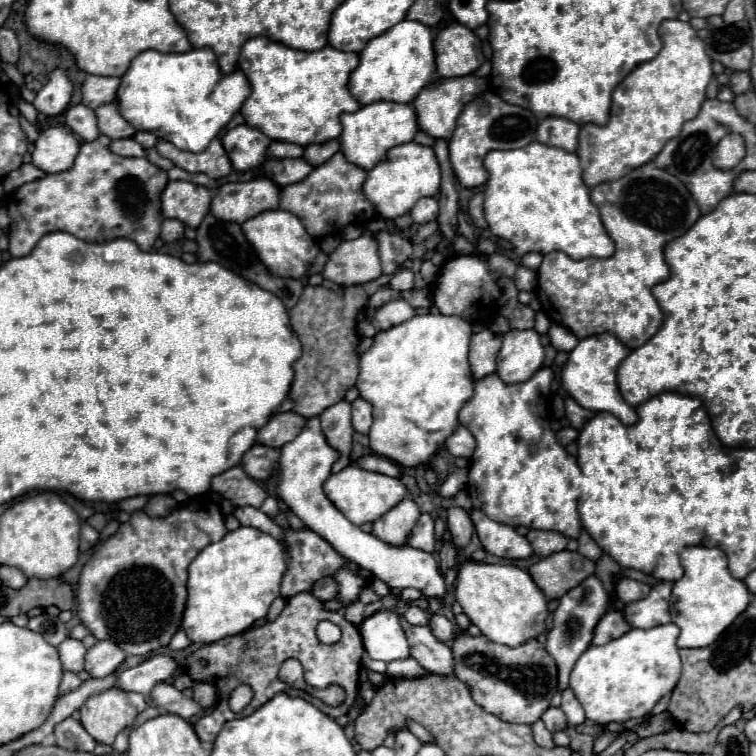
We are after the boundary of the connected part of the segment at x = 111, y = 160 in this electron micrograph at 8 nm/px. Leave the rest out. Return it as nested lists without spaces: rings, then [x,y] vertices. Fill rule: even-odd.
[[[101,135],[91,143],[81,143],[79,155],[71,169],[47,175],[43,179],[21,185],[9,205],[9,253],[13,257],[27,255],[45,233],[67,231],[83,241],[113,241],[113,237],[129,237],[141,249],[151,251],[159,237],[161,191],[167,185],[167,173],[151,165],[145,157],[119,157],[107,149],[109,137]]]

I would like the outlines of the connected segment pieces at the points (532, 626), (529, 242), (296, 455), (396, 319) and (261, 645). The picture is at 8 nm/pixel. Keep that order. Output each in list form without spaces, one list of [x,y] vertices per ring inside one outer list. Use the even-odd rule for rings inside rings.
[[[477,561],[461,563],[457,569],[455,599],[471,623],[477,625],[489,641],[509,647],[517,647],[543,633],[549,617],[547,599],[541,589],[533,583],[527,571],[515,565],[485,565]]]
[[[533,141],[521,149],[487,153],[485,169],[489,173],[489,181],[485,183],[485,221],[489,223],[493,235],[507,239],[515,247],[517,257],[523,257],[531,251],[543,255],[551,251],[563,251],[571,259],[613,255],[615,243],[607,235],[599,219],[599,211],[589,199],[589,187],[581,179],[581,165],[575,153]]]
[[[319,417],[307,419],[301,433],[293,441],[281,447],[281,455],[279,455],[281,479],[277,485],[277,495],[285,501],[287,507],[293,509],[293,513],[305,523],[305,527],[309,527],[325,541],[329,541],[339,555],[371,571],[373,577],[381,579],[389,587],[395,589],[415,587],[427,597],[439,597],[439,599],[445,597],[445,583],[433,555],[413,549],[409,545],[399,545],[399,547],[385,545],[385,541],[373,537],[371,533],[361,531],[357,525],[347,521],[345,515],[327,499],[327,495],[323,493],[323,483],[331,475],[331,467],[337,461],[337,457],[339,453],[329,447],[329,443],[321,433]]]
[[[399,297],[399,299],[393,299],[393,301],[381,305],[375,311],[371,323],[377,331],[383,331],[383,329],[389,329],[393,325],[399,325],[399,323],[411,319],[413,315],[415,315],[415,307],[409,301],[405,301],[403,297]]]
[[[301,591],[301,593],[293,595],[291,599],[287,599],[285,609],[281,611],[281,615],[275,621],[265,623],[261,627],[251,627],[245,633],[225,637],[221,641],[205,645],[205,647],[197,649],[195,653],[191,653],[181,663],[183,671],[193,681],[213,685],[217,689],[217,695],[219,695],[217,705],[213,709],[209,709],[203,717],[199,717],[199,721],[195,723],[195,733],[203,743],[213,743],[213,739],[217,737],[217,733],[221,731],[225,721],[237,719],[237,717],[247,717],[249,713],[259,709],[263,703],[267,703],[275,693],[287,693],[291,697],[303,697],[329,717],[347,715],[351,711],[351,707],[355,705],[355,699],[357,699],[357,693],[359,693],[359,669],[361,669],[363,653],[365,653],[365,647],[363,647],[363,641],[361,641],[361,635],[359,635],[357,627],[353,623],[349,623],[339,611],[327,611],[323,607],[323,601],[319,601],[311,591]],[[323,619],[339,625],[341,631],[343,631],[341,639],[333,645],[321,643],[315,635],[317,623],[323,621]],[[289,657],[295,657],[295,659],[301,661],[301,665],[305,669],[307,685],[317,687],[317,689],[325,689],[333,683],[341,685],[347,691],[347,701],[343,701],[339,707],[329,707],[329,705],[321,703],[319,699],[311,697],[307,691],[299,691],[299,689],[293,689],[291,685],[283,683],[277,673],[279,673],[281,663]],[[201,659],[207,661],[205,667],[201,665]],[[241,683],[247,683],[247,685],[253,687],[253,701],[241,713],[233,713],[229,709],[227,699],[229,699],[231,691]]]

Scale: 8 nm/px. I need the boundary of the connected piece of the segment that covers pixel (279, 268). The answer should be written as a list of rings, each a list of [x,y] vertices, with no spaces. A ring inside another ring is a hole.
[[[275,209],[275,211],[259,213],[257,217],[251,217],[249,221],[245,221],[241,227],[243,227],[243,233],[245,233],[247,241],[255,247],[259,259],[267,265],[269,273],[273,273],[273,275],[299,279],[307,273],[315,255],[319,253],[319,247],[315,245],[313,237],[307,235],[301,221],[289,211]]]

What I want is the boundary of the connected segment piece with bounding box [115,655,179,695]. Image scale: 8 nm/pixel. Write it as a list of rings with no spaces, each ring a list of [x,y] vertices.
[[[153,655],[141,665],[119,673],[115,687],[121,691],[135,691],[141,695],[149,695],[155,683],[171,679],[175,675],[175,669],[179,671],[179,663],[169,655]]]

